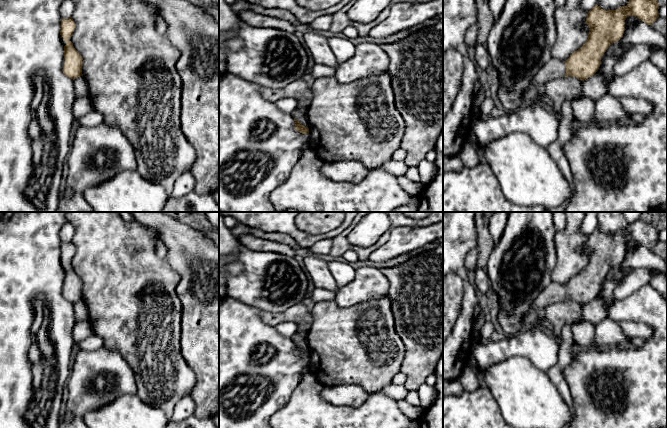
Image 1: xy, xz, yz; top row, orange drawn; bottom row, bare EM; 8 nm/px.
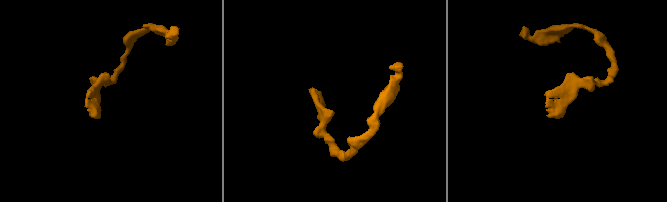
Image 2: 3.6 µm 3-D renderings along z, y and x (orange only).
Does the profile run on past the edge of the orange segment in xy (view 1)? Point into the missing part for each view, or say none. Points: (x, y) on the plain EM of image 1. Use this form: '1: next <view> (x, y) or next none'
1: next xy (62, 263)

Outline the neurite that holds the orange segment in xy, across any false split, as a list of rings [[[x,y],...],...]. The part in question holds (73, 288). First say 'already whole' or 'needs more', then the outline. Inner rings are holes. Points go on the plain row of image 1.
needs more; [[[72,241],[62,243],[60,255],[61,265],[64,269],[64,283],[62,286],[62,295],[67,301],[73,304],[80,300],[83,300],[83,282],[74,272],[71,263],[75,252],[76,248]]]

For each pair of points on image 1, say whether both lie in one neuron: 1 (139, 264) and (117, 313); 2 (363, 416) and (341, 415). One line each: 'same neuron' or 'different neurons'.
1: same neuron
2: same neuron

